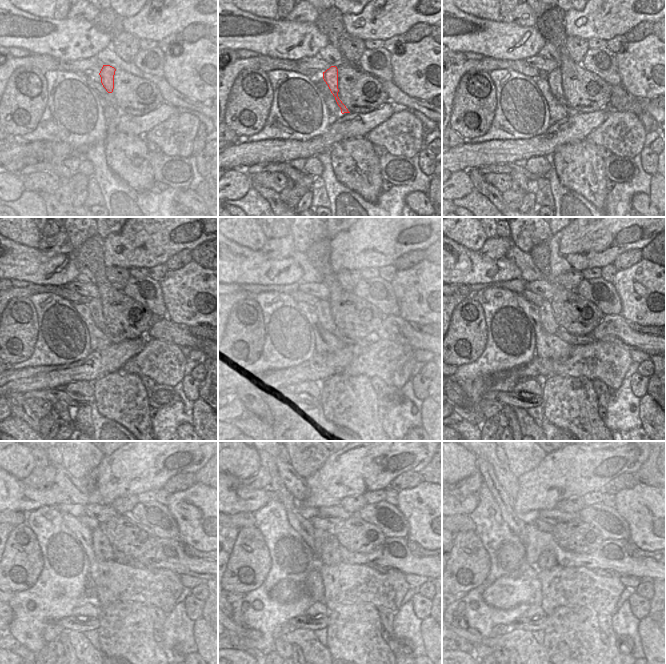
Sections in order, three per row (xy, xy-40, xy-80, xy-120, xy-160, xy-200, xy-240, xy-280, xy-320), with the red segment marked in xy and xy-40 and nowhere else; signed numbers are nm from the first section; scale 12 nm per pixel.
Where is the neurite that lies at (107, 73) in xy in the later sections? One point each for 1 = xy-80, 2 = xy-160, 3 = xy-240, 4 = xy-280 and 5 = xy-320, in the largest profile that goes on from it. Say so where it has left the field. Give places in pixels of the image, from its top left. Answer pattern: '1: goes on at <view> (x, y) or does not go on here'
1: goes on at xy-80 (554, 78)
2: goes on at xy-160 (322, 307)
3: goes on at xy-240 (103, 550)
4: goes on at xy-280 (327, 552)
5: goes on at xy-320 (547, 560)

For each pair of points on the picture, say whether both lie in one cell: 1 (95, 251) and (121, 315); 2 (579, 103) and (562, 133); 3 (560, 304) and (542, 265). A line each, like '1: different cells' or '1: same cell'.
1: same cell
2: different cells
3: same cell

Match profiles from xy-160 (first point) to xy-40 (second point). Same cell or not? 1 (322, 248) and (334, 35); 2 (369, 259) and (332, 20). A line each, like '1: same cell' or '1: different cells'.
1: same cell
2: different cells

